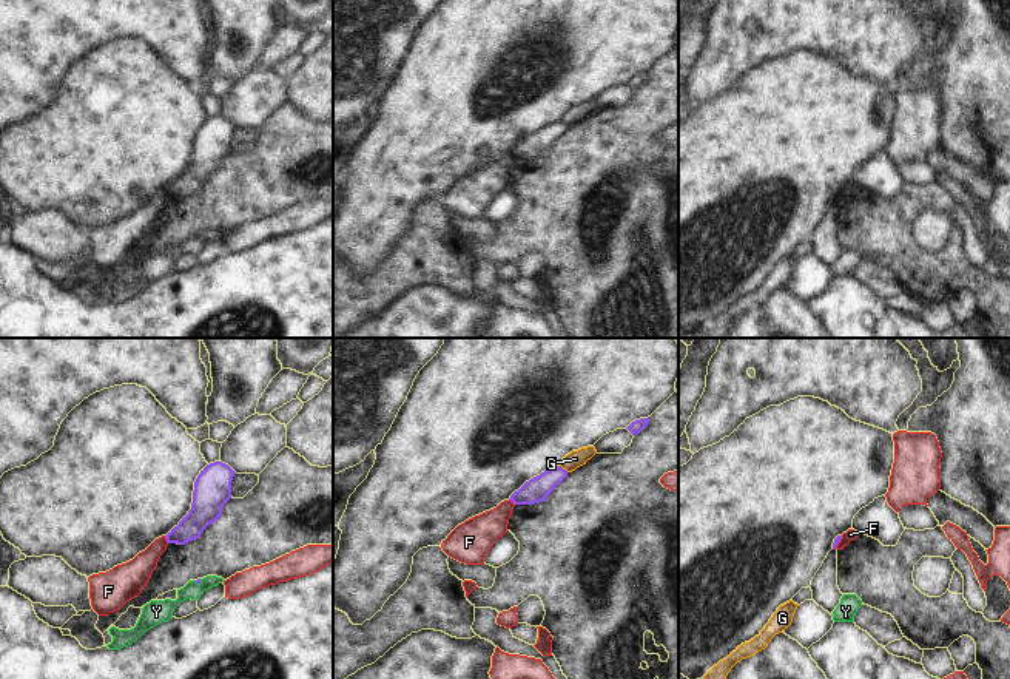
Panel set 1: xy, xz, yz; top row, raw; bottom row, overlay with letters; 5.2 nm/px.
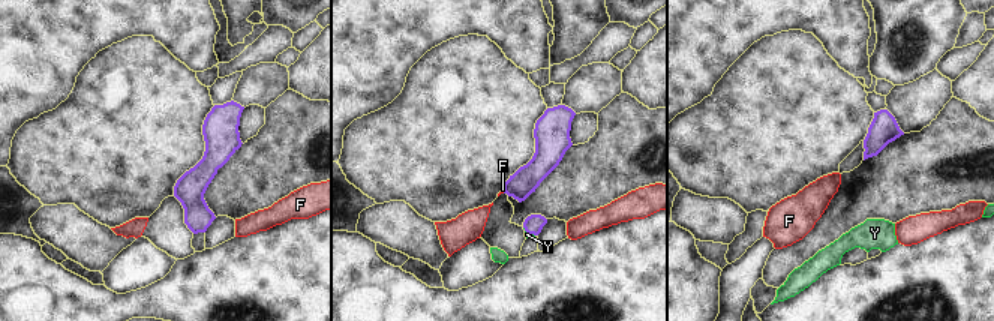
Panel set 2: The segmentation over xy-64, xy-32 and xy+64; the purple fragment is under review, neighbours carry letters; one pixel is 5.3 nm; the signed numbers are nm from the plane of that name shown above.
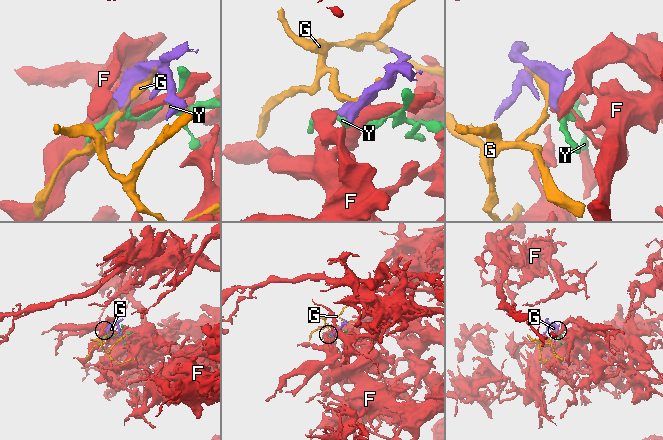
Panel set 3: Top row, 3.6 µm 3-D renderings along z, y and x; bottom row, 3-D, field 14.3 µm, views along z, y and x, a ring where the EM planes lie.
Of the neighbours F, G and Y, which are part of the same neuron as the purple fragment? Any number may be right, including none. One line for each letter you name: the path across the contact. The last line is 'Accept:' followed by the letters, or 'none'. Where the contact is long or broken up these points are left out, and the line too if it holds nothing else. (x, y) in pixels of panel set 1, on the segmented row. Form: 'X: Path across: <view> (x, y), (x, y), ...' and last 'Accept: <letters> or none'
Y: Path across: xy (198, 581), (198, 584), (175, 604), (159, 611)
Accept: Y

